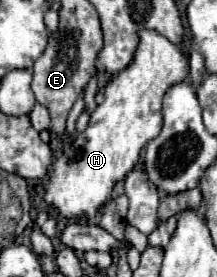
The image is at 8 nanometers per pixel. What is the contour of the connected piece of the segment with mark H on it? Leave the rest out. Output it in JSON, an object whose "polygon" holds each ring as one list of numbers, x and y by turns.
{"polygon":[[140,31,140,45,134,53,134,61,128,69,118,73,106,87,104,101,92,113,90,125,84,133,72,141,72,145,54,161,52,171,48,175,48,183,44,185,44,201,56,209,56,215,64,219,80,219,80,217,96,217,96,213,110,199,112,189,118,181,122,181,138,163,142,147,154,139,162,129,162,99,170,85,182,83,188,75,188,61,184,49,170,43,156,31]]}

